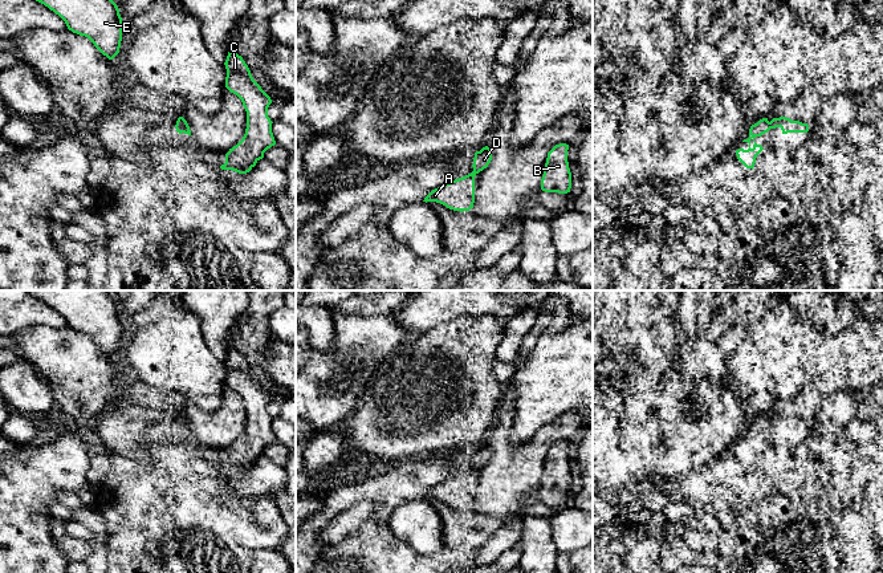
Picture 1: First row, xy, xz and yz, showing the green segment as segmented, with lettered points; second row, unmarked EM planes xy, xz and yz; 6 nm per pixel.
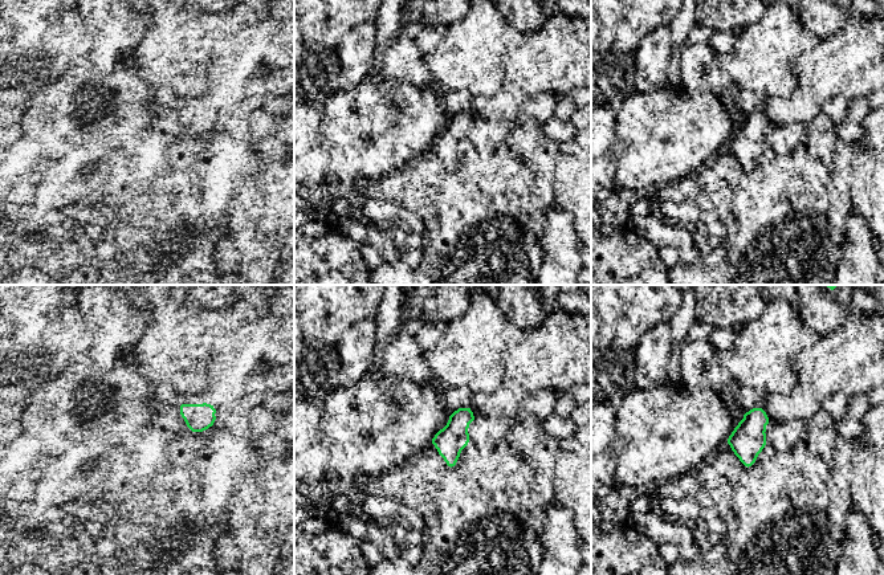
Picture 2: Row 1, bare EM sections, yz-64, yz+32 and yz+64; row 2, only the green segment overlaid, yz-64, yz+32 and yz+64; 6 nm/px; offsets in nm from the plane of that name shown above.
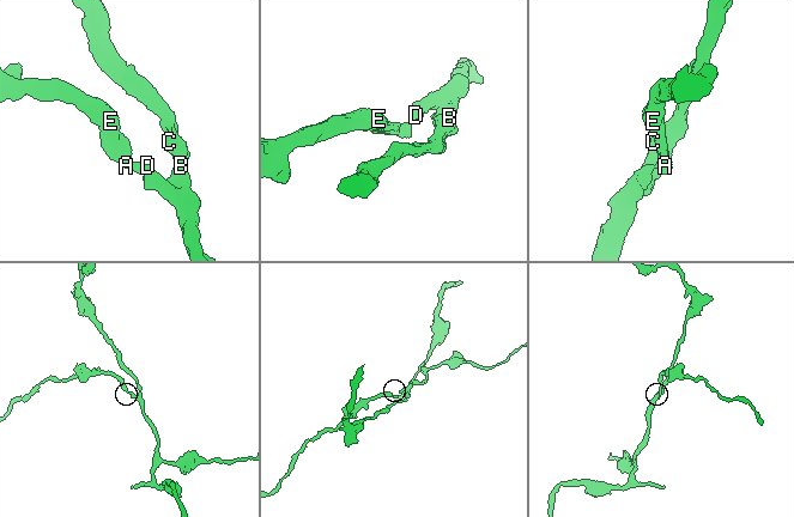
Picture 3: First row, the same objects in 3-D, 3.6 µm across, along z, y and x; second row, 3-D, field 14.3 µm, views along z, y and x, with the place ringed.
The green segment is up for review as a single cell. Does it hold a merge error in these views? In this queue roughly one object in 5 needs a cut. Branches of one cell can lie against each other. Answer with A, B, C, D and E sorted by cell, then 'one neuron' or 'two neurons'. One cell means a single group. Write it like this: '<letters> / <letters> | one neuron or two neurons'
A E / B C D | two neurons

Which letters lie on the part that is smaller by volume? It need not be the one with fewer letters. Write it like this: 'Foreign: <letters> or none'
Foreign: A, E

